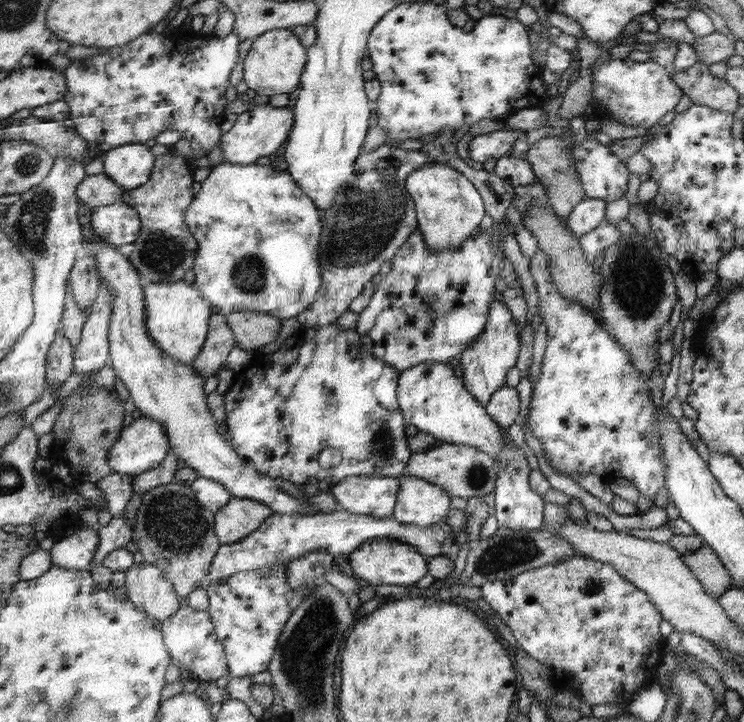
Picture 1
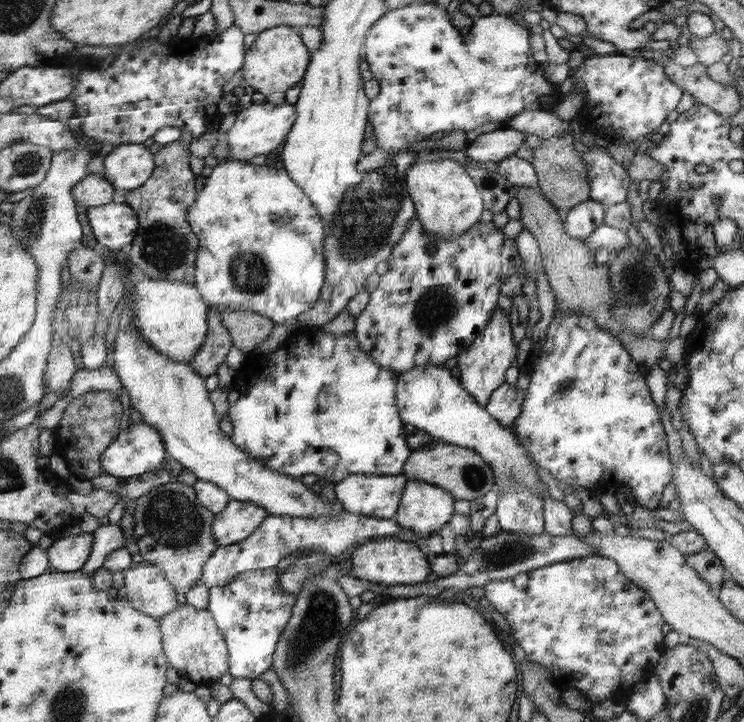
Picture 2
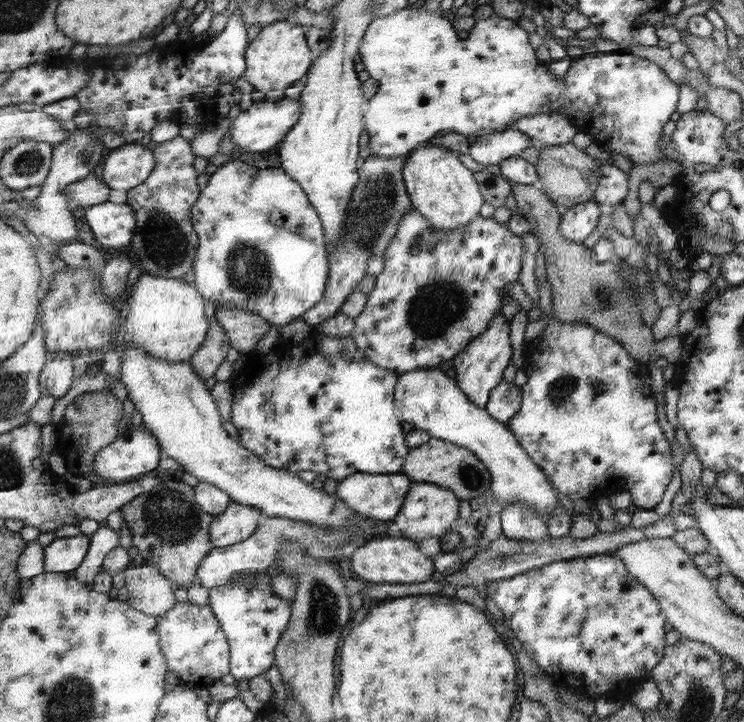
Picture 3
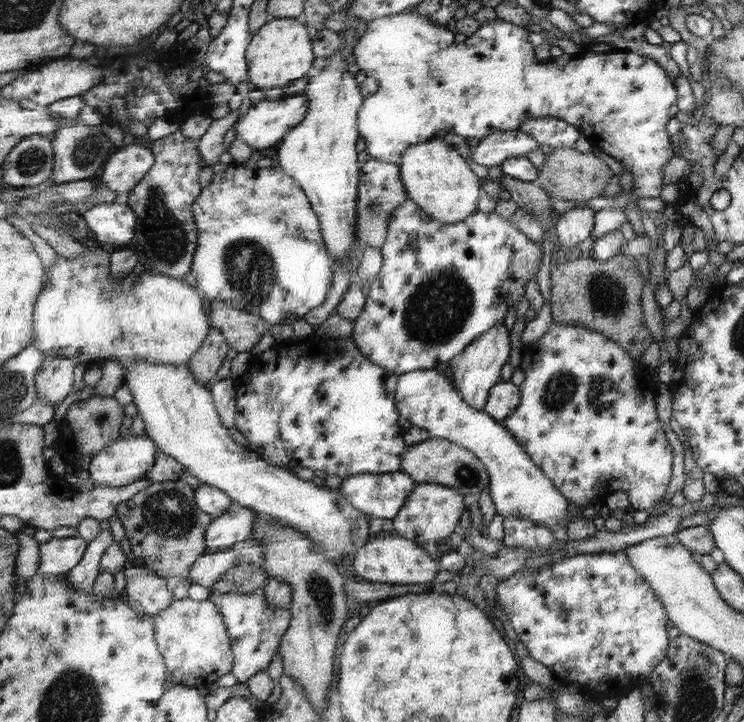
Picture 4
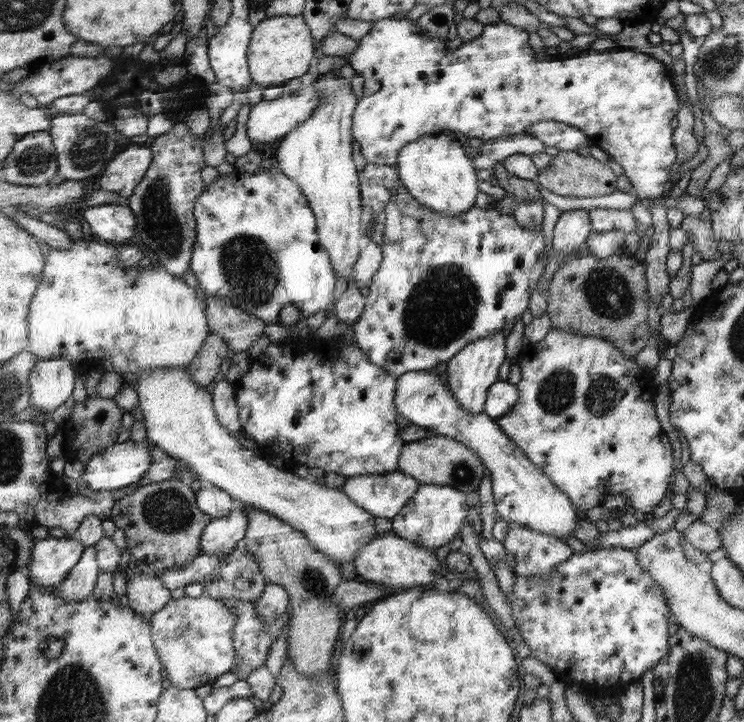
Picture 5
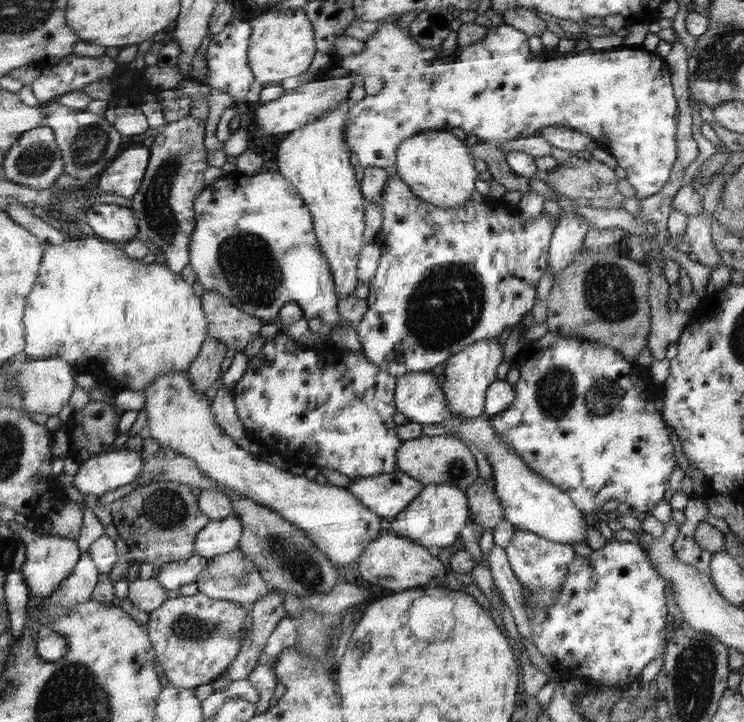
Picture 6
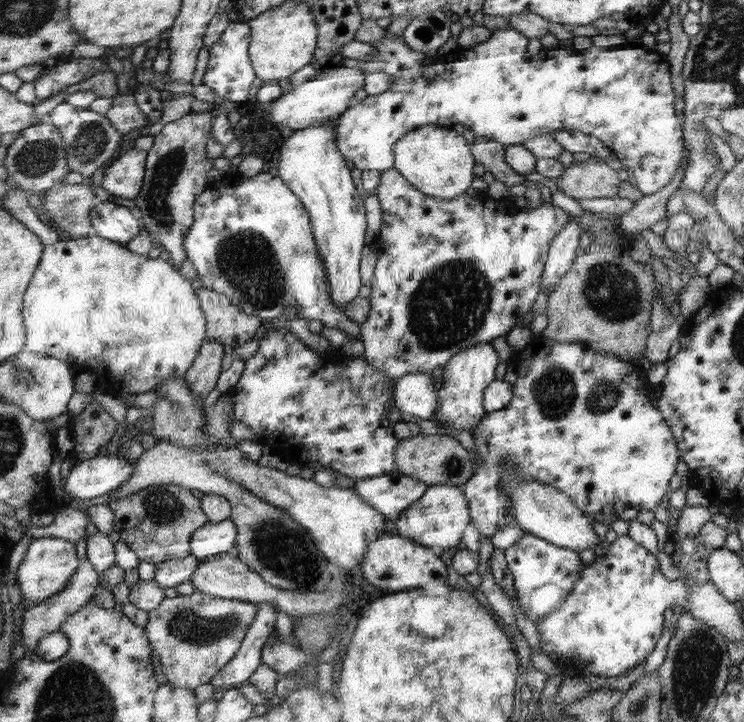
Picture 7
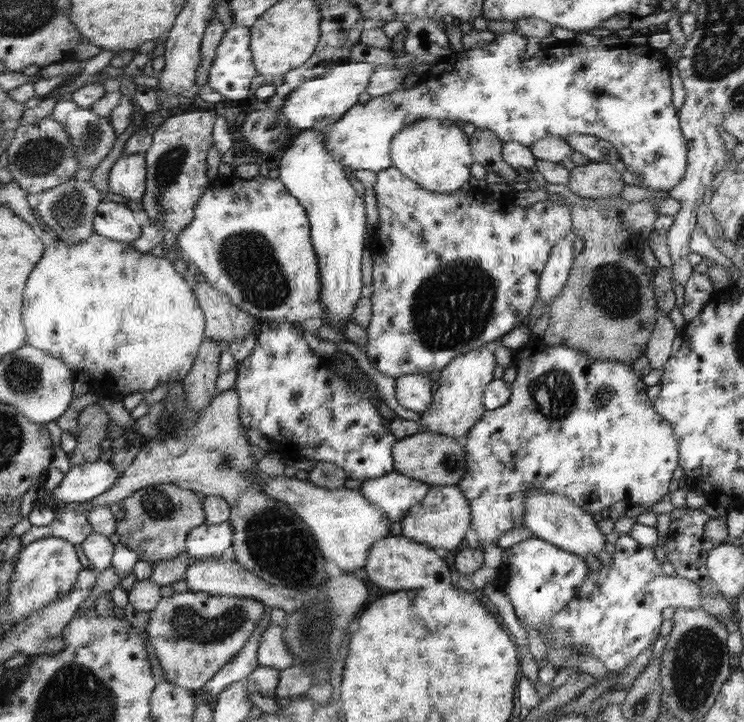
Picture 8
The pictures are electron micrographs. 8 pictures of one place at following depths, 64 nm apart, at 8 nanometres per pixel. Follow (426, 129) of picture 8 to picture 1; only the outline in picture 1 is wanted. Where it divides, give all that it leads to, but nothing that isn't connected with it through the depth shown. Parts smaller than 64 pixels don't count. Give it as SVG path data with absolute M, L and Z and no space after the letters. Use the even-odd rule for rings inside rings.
M428 163L413 170L407 180L408 195L416 202L417 226L427 245L437 250L459 247L472 236L484 218L484 200L478 189L462 172L446 163Z

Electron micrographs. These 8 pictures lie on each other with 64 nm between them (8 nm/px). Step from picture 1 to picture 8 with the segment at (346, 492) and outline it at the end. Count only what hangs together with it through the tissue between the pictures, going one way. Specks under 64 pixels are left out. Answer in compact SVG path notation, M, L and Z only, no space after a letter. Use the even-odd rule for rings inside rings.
M395 470L363 482L359 491L388 514L391 522L403 520L408 509L419 505L431 487L428 483L420 482L420 479Z

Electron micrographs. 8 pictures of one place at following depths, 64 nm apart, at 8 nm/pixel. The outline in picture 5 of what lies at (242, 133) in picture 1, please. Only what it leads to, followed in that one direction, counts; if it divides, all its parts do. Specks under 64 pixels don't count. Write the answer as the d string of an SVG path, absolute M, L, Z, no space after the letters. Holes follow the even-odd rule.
M314 83L306 88L299 88L296 93L289 93L289 95L282 96L277 100L262 100L258 104L252 105L248 121L246 121L246 136L252 144L260 148L266 144L272 144L280 138L282 140L289 133L292 133L292 130L298 129L305 121L308 121L320 103L322 103L322 98L320 98L320 92L316 90Z

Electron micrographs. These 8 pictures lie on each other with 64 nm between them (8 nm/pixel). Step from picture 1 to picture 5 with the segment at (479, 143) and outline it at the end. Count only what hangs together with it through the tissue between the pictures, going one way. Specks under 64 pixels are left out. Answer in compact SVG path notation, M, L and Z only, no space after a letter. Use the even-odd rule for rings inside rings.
M528 133L512 135L512 137L502 137L496 141L486 141L478 149L478 157L475 165L481 169L490 170L498 161L515 154L525 154L531 156L544 152L545 144L538 138Z

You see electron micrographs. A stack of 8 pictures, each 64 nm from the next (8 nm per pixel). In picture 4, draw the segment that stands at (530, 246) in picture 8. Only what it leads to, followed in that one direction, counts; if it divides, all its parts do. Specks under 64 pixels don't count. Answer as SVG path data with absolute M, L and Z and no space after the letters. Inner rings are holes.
M406 198L402 206L398 206L392 213L387 226L387 238L382 247L379 248L383 256L383 263L378 274L371 280L370 292L365 300L364 308L353 320L352 341L367 357L386 371L392 374L406 374L414 370L436 369L440 362L451 361L467 349L473 341L479 340L488 330L500 324L508 312L508 300L510 300L510 310L516 308L524 300L524 286L528 285L529 280L536 276L538 272L538 260L540 260L540 246L532 242L526 234L522 233L510 218L502 217L496 212L472 213L470 217L455 223L443 223L438 219L432 218L428 213L420 210L414 200Z

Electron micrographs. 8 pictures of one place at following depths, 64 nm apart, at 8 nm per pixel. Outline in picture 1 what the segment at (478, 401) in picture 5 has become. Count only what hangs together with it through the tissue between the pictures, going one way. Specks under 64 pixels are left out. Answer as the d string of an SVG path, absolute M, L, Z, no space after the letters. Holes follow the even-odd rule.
M493 302L488 316L487 326L479 338L460 356L459 371L464 379L464 386L486 407L491 397L506 382L508 370L516 364L519 355L520 332L504 302Z

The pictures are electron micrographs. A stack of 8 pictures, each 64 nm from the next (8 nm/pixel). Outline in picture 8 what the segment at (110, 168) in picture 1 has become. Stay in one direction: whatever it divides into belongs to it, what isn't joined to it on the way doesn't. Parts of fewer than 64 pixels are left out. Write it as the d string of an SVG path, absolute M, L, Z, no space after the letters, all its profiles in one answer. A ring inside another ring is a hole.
M122 154L110 169L108 186L110 192L140 203L147 190L146 154Z

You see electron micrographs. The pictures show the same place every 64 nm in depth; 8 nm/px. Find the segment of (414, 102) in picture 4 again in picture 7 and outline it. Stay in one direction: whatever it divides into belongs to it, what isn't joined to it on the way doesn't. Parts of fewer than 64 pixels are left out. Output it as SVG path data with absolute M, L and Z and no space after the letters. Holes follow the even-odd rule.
M514 27L501 28L500 30L494 30L490 35L490 38L486 39L486 42L477 44L472 48L464 49L459 48L454 62L449 63L436 63L432 60L430 54L420 54L414 52L404 42L404 39L395 33L388 33L387 35L375 46L377 48L377 54L375 54L372 61L354 61L352 59L343 58L342 65L344 68L362 68L364 74L376 74L376 72L384 72L390 76L392 80L392 87L388 91L375 96L367 96L367 98L348 108L342 116L339 117L338 124L336 124L336 146L345 157L346 162L352 162L356 168L362 171L377 170L378 172L390 170L395 165L395 153L394 146L400 140L404 138L410 130L422 128L422 126L446 126L453 127L456 124L461 124L466 130L471 130L475 136L486 136L486 138L492 138L498 144L506 145L522 145L524 141L530 141L537 137L544 137L545 135L554 135L560 133L560 131L578 131L598 138L604 145L608 145L621 163L623 169L627 170L629 174L629 182L633 184L640 193L644 196L654 194L661 188L664 188L669 182L672 182L673 176L679 171L679 166L684 158L684 148L682 148L682 126L680 126L680 116L674 108L674 90L672 90L672 82L670 82L670 68L668 68L668 62L662 60L660 54L656 54L652 49L652 54L644 48L600 48L600 46L592 45L585 50L577 51L574 48L562 49L555 47L552 49L542 48L538 55L533 55L532 58L528 56L526 52L526 44L528 44L529 38L527 35L522 34Z

